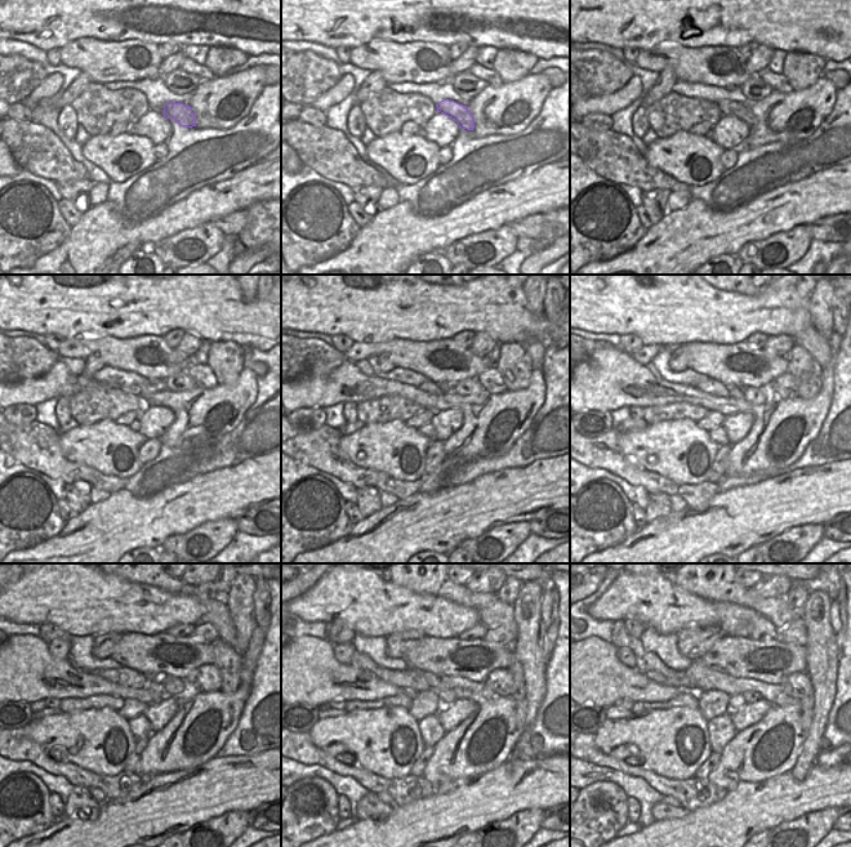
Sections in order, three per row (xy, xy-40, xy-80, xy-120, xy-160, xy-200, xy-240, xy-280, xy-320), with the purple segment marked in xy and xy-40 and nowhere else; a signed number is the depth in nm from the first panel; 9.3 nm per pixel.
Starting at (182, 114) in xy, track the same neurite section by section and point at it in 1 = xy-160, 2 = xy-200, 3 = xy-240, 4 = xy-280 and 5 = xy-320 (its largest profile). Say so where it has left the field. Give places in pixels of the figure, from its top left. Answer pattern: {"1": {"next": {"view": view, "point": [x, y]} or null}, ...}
{"1": {"next": {"view": "xy-160", "point": [428, 387]}}, "2": {"next": {"view": "xy-200", "point": [713, 387]}}, "3": {"next": {"view": "xy-240", "point": [125, 677]}}, "4": {"next": {"view": "xy-280", "point": [411, 678]}}, "5": {"next": {"view": "xy-320", "point": [645, 662]}}}

